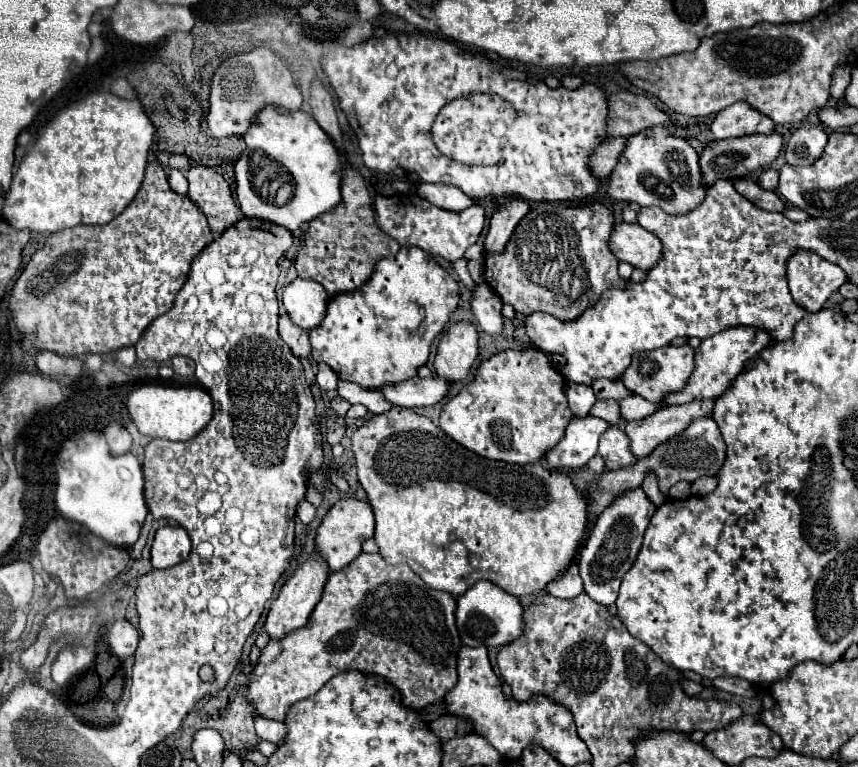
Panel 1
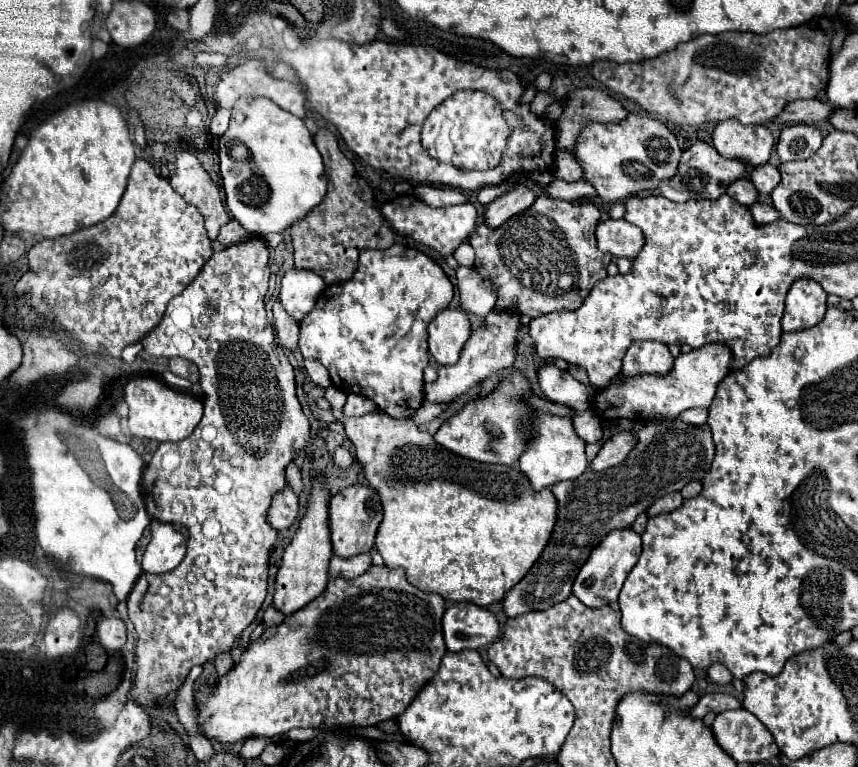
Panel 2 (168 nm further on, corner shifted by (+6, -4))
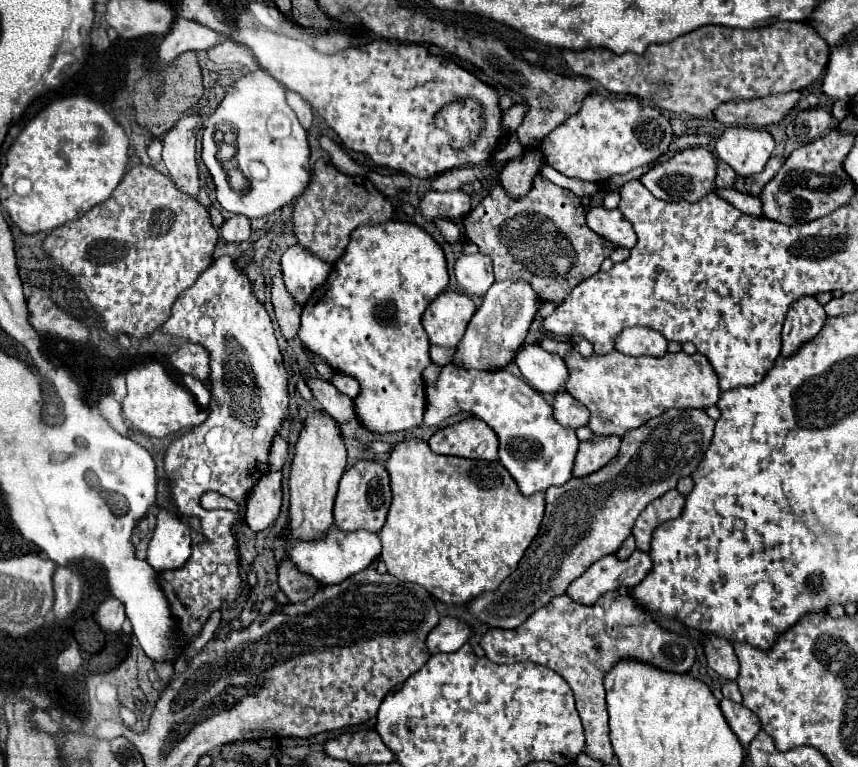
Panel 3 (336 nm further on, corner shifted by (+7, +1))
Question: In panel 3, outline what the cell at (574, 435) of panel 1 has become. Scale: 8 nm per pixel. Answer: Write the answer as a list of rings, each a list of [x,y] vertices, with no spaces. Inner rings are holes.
[[[456,364],[442,366],[438,380],[432,386],[426,386],[424,424],[438,426],[458,412],[468,412],[484,420],[496,432],[498,458],[524,496],[546,492],[550,486],[562,486],[572,478],[578,438],[572,428],[560,426],[554,420],[552,406],[522,378],[516,378],[508,370],[490,372],[466,370]]]

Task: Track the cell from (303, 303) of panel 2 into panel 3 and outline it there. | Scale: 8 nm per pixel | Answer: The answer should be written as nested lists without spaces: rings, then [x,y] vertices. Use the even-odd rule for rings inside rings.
[[[298,244],[290,246],[282,256],[284,284],[300,304],[304,304],[310,294],[326,282],[330,270],[332,266],[328,262],[316,258],[316,254]]]

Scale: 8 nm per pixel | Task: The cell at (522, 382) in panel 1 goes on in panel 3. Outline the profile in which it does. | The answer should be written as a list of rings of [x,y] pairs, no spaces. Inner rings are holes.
[[[478,418],[462,420],[454,426],[438,430],[428,446],[436,454],[460,456],[472,460],[496,460],[498,458],[498,440],[490,426],[484,426]]]

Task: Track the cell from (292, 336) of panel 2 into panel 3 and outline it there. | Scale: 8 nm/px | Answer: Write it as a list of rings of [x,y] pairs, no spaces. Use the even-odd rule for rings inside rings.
[[[276,272],[272,278],[272,306],[274,314],[280,326],[280,332],[286,340],[292,340],[300,328],[300,310],[302,304],[298,304],[286,290],[282,282],[282,272]]]

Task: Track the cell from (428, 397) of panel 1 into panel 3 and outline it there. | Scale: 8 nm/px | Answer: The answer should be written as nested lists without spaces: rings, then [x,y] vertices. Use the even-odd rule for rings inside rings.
[[[494,282],[488,294],[484,294],[482,306],[472,316],[466,334],[458,344],[454,364],[476,370],[504,368],[524,342],[538,308],[538,294],[532,290],[532,286],[528,286],[528,282]]]

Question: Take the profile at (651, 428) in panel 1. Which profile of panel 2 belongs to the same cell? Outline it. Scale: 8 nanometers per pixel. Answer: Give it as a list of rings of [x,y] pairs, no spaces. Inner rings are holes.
[[[619,431],[601,447],[597,457],[591,461],[591,467],[595,471],[605,471],[609,467],[615,467],[617,463],[627,459],[629,451],[635,445],[637,445],[637,437],[631,431]]]

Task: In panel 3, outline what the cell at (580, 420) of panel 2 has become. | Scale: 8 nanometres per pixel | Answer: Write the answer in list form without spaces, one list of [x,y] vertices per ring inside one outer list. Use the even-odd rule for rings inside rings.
[[[568,392],[556,394],[552,410],[554,410],[556,422],[560,422],[562,426],[576,430],[580,426],[586,426],[586,422],[588,422],[588,410],[584,406],[580,406],[580,402],[574,400]]]

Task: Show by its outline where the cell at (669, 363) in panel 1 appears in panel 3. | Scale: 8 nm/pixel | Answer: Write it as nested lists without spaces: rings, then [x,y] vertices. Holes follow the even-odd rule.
[[[632,326],[628,330],[622,330],[616,336],[614,350],[628,354],[628,356],[644,356],[644,354],[664,356],[666,346],[668,346],[668,340],[660,332],[640,328],[640,326]]]

